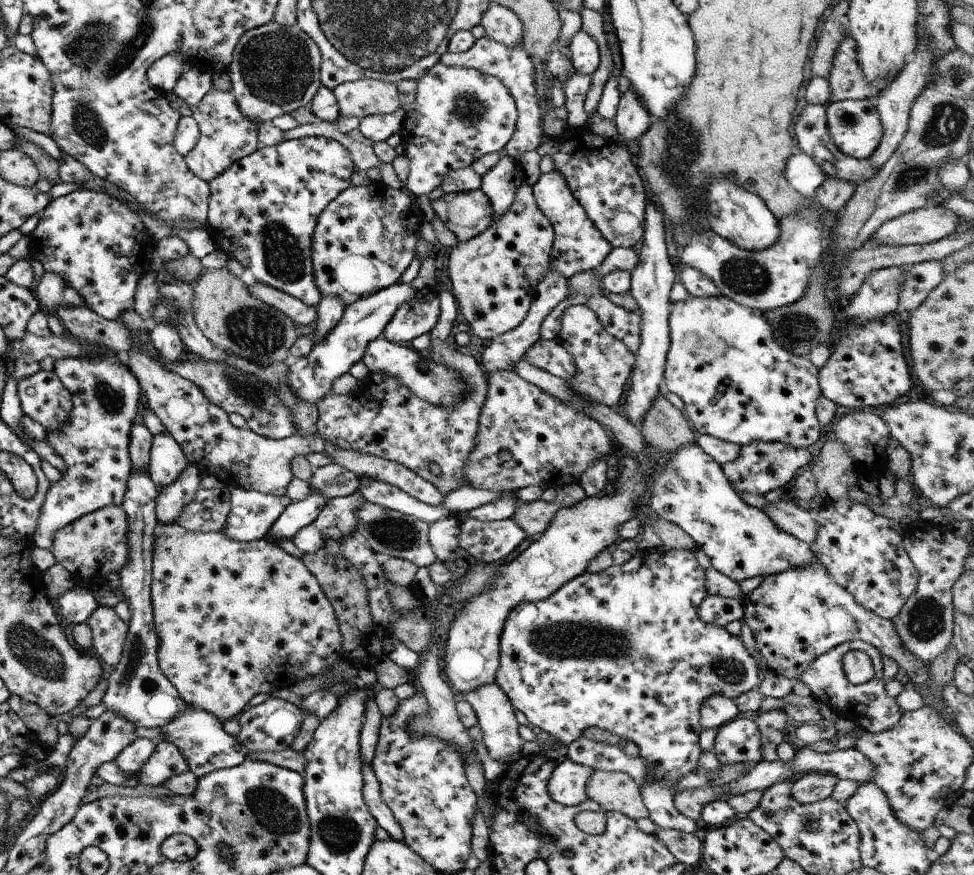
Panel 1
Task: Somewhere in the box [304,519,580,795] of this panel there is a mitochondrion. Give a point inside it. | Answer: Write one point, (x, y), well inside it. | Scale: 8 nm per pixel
(535, 631)

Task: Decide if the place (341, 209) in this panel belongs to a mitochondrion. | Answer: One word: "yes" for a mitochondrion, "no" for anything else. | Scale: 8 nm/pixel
no

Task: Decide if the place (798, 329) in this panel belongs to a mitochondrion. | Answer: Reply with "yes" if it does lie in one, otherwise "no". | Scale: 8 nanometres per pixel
yes

